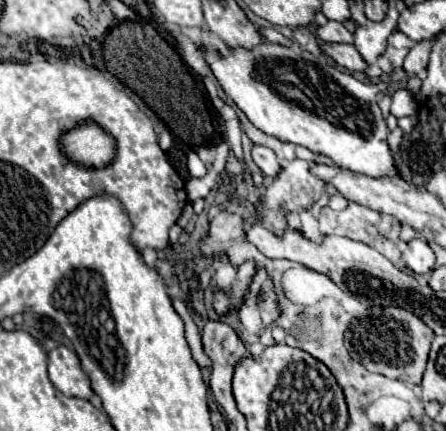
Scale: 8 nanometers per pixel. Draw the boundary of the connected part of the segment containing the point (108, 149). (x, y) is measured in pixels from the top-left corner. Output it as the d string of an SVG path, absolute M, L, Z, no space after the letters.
M83 124L63 136L63 152L77 164L101 168L113 160L115 140L95 124Z

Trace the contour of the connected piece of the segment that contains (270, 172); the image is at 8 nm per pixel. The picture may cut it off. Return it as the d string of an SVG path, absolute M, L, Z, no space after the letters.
M253 144L251 146L251 156L255 160L255 164L261 168L261 172L265 176L275 176L279 172L279 166L277 166L277 158L273 154L273 150L265 148L265 146L257 146Z

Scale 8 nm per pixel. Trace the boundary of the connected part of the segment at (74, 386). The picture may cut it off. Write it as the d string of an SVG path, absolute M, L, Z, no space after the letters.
M57 346L49 352L49 380L65 396L77 396L83 400L93 396L89 376L81 370L77 354L65 346Z

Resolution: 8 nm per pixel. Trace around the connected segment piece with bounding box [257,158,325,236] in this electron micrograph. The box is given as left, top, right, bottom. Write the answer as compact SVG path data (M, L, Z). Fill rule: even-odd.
M291 160L289 166L285 166L277 178L267 186L263 202L257 206L257 222L261 222L263 226L267 226L271 232L275 232L277 236L281 236L285 232L285 212L299 212L303 208L311 208L323 194L325 182L321 178L315 178L315 174L311 174L311 166L315 164L315 160Z

